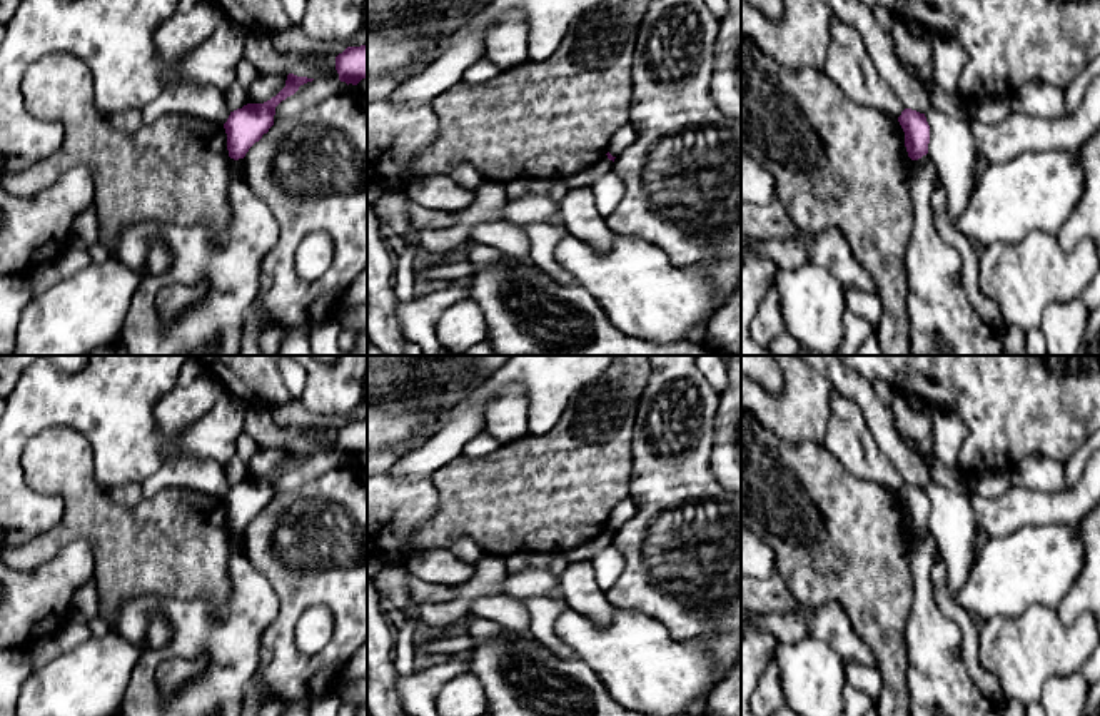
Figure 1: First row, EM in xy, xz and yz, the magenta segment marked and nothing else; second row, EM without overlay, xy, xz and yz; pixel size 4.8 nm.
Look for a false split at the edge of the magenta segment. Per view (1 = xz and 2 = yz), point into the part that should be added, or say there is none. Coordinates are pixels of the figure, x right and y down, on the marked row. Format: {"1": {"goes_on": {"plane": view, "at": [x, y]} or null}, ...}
{"1": {"goes_on": null}, "2": {"goes_on": null}}

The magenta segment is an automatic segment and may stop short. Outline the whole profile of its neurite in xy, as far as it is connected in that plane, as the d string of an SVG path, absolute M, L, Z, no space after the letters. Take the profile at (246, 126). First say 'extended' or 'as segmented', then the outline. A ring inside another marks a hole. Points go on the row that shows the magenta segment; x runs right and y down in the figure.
as segmented | M289 73L285 87L270 100L264 103L247 103L230 112L224 124L229 157L234 160L244 159L249 149L274 125L275 107L294 95L300 85L312 80L314 78Z

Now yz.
as segmented | M905 108L898 117L898 122L905 132L905 147L911 160L918 160L928 154L930 125L925 113L911 108Z

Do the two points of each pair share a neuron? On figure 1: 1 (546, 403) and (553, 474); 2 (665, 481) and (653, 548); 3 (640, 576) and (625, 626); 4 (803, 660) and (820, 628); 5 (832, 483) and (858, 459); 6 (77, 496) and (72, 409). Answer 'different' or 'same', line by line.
1: different
2: same
3: different
4: different
5: different
6: different

